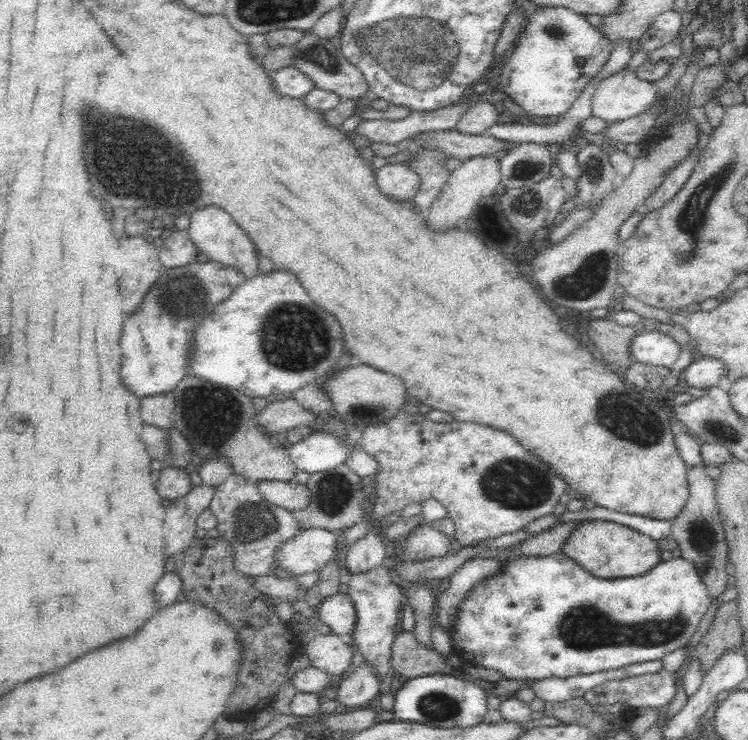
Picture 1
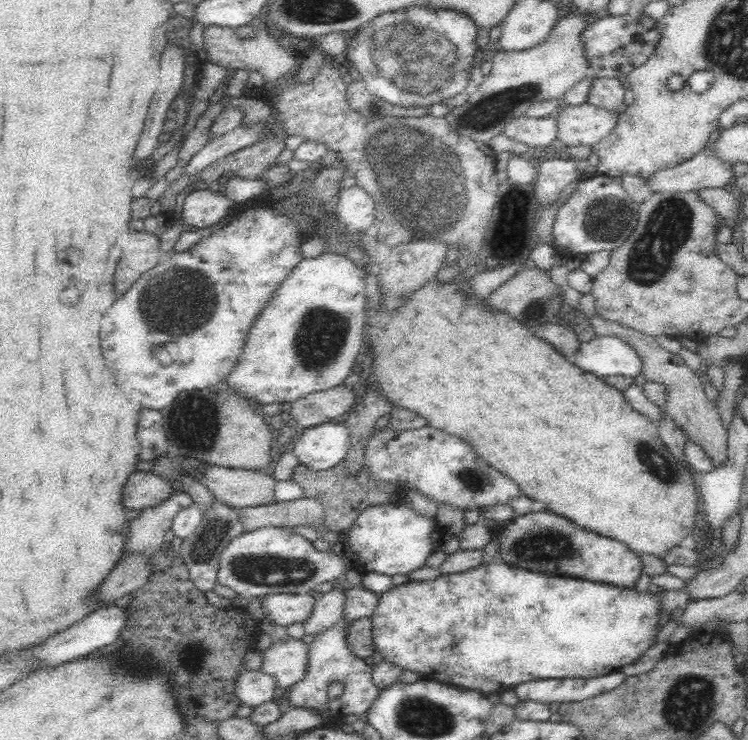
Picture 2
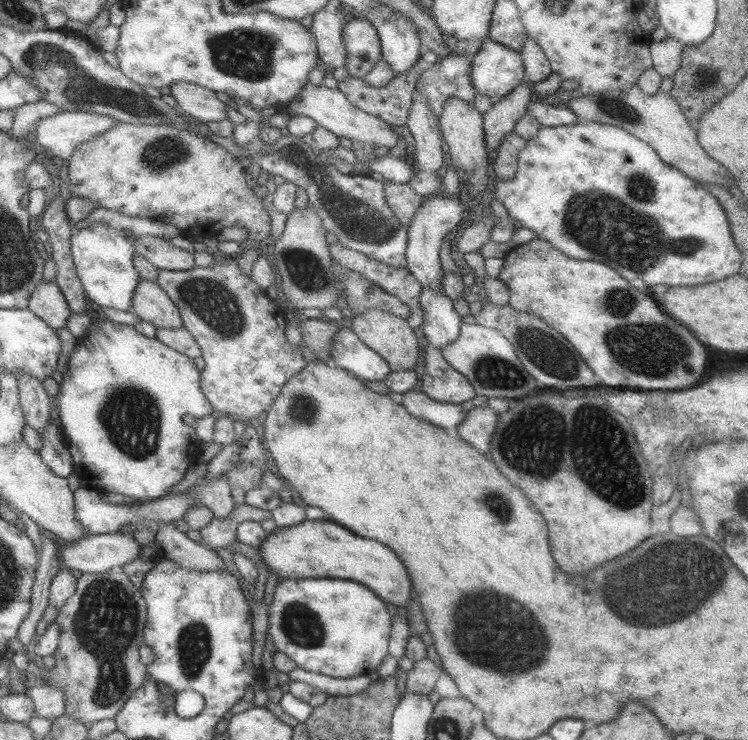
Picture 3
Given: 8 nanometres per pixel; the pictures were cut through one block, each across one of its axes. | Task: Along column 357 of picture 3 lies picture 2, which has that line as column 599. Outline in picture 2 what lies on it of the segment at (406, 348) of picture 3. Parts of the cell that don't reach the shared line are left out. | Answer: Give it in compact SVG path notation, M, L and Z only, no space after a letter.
M572 312L571 320L576 324L588 323L593 327L596 335L608 335L624 339L630 344L636 353L642 359L642 370L640 374L646 376L647 381L659 382L666 388L666 414L685 432L685 435L692 442L702 447L702 450L708 455L713 465L722 466L728 460L727 449L727 430L724 428L720 413L717 411L717 405L712 404L704 394L701 381L679 353L672 353L665 350L654 339L654 336L636 331L633 328L622 326L621 324L606 320L600 315L595 314L591 318L585 318L581 312Z

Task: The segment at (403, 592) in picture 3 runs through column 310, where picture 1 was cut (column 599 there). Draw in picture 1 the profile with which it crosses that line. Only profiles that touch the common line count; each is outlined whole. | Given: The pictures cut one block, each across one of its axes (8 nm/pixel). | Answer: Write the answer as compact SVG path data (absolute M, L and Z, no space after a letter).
M589 519L580 523L568 535L560 551L586 572L604 579L636 577L652 570L661 561L661 549L656 540L608 520Z

